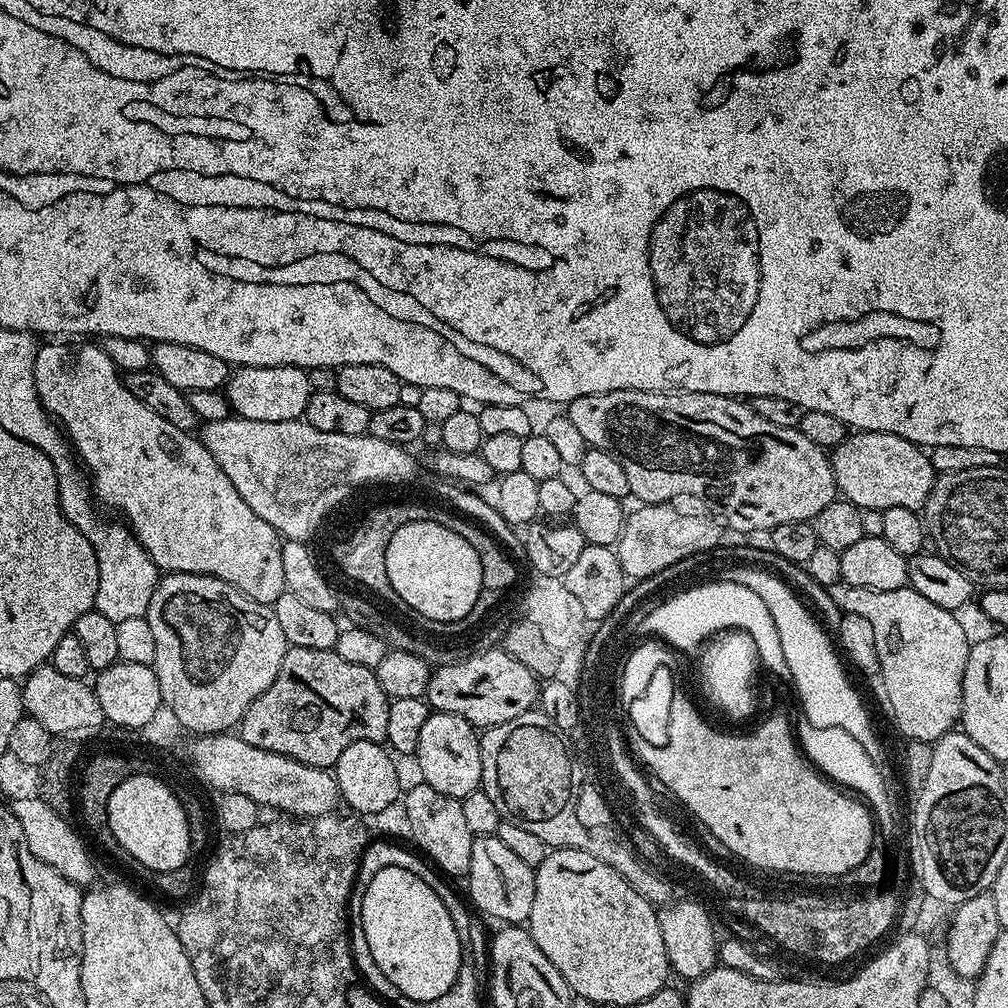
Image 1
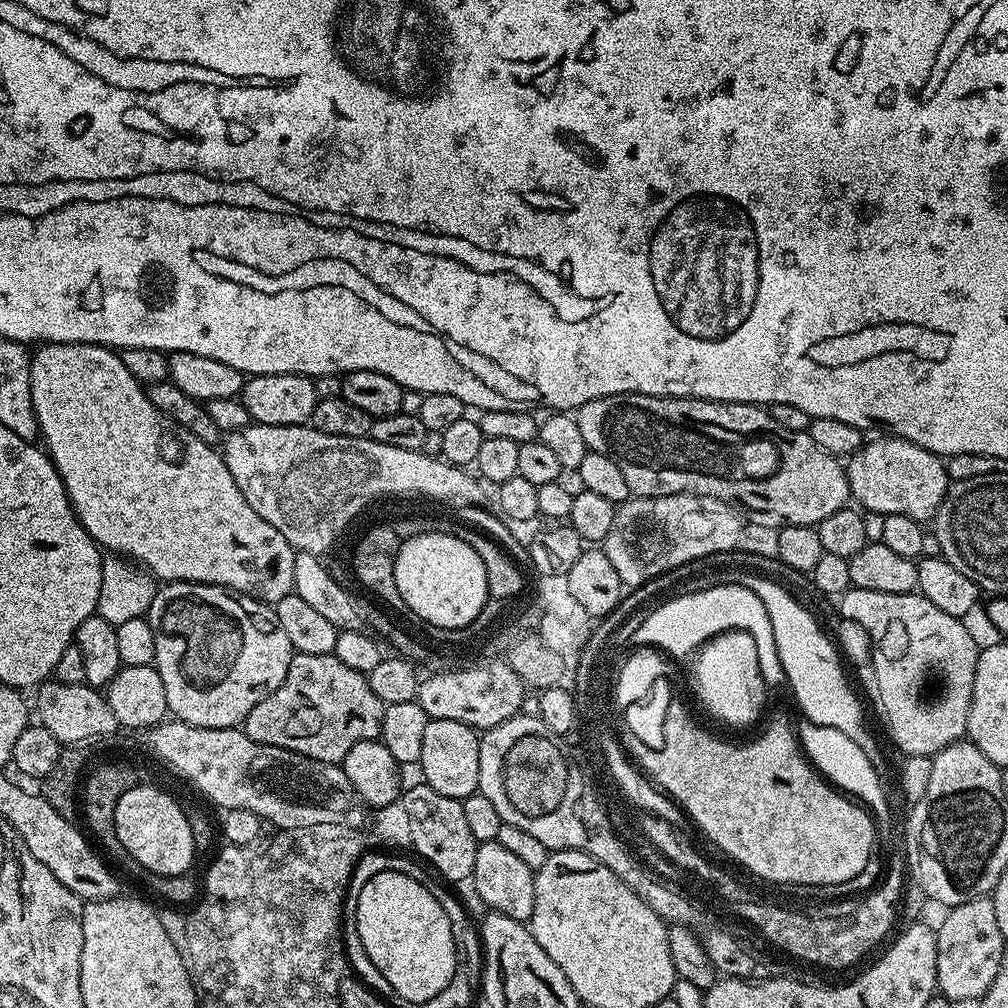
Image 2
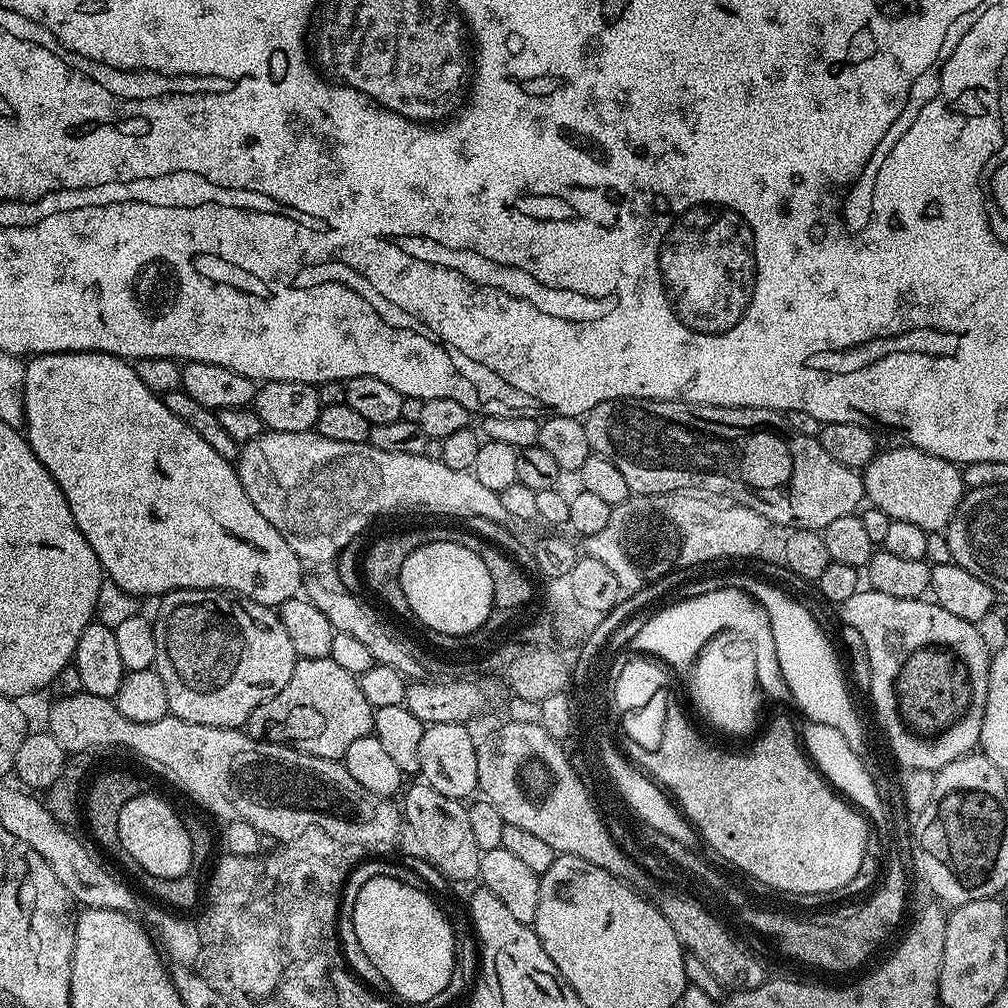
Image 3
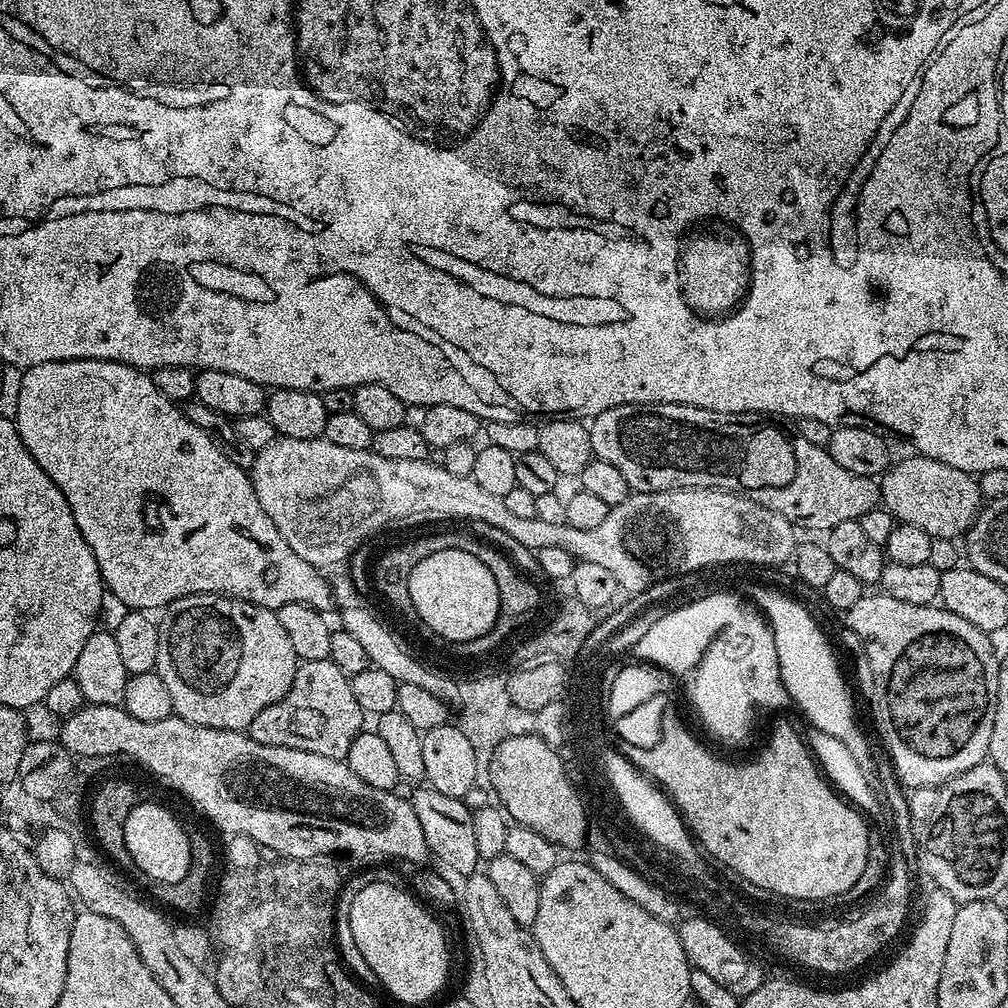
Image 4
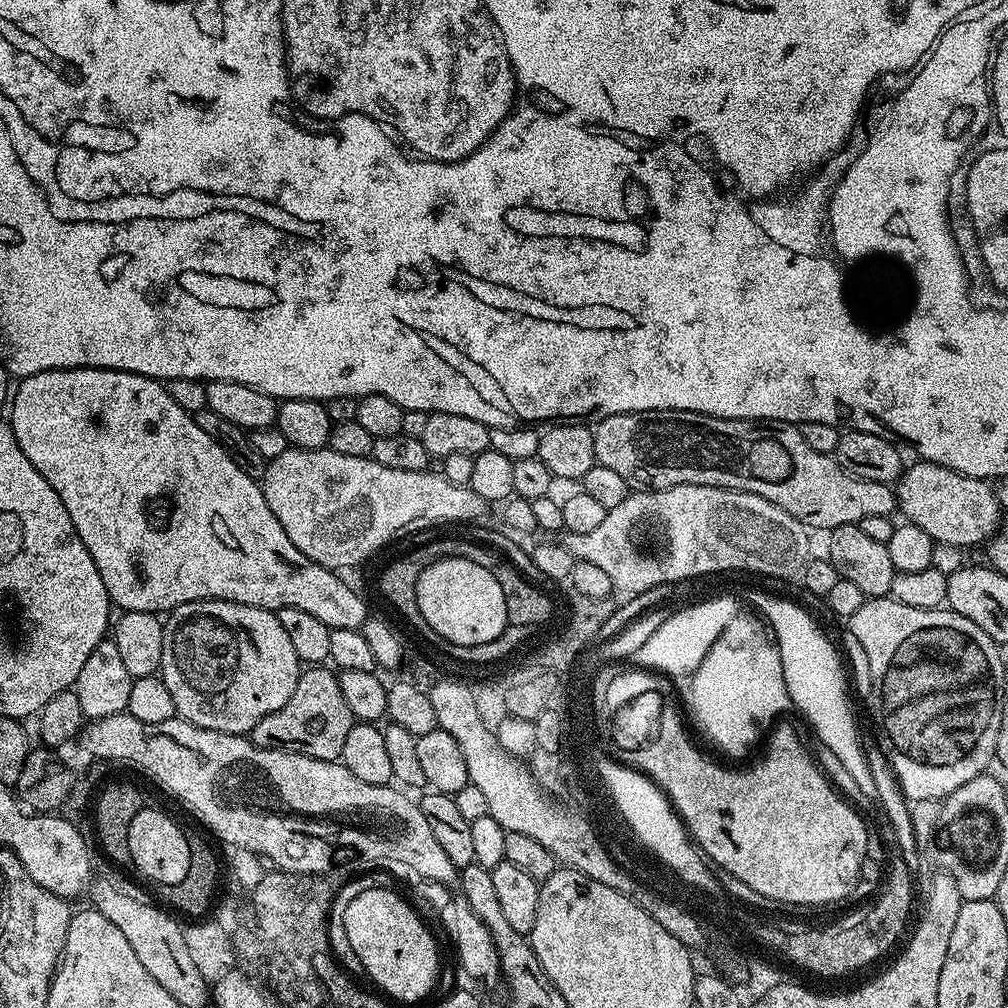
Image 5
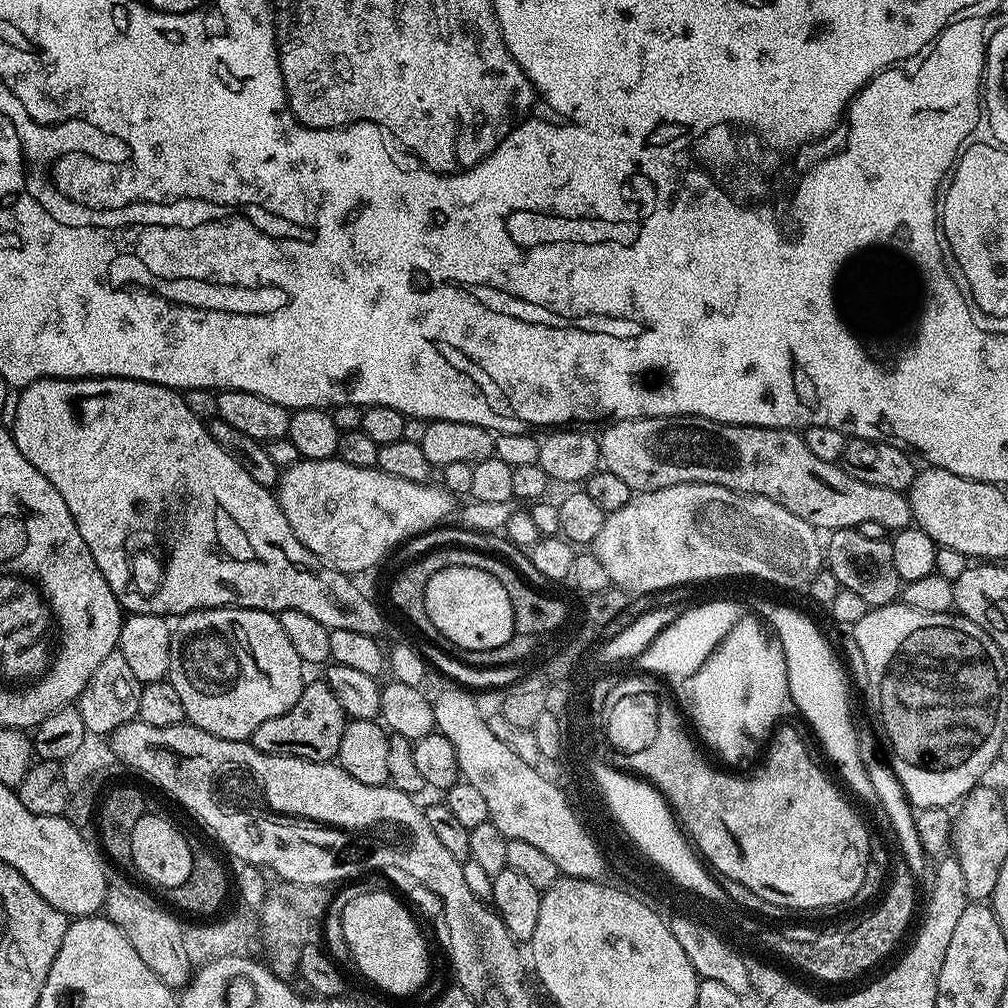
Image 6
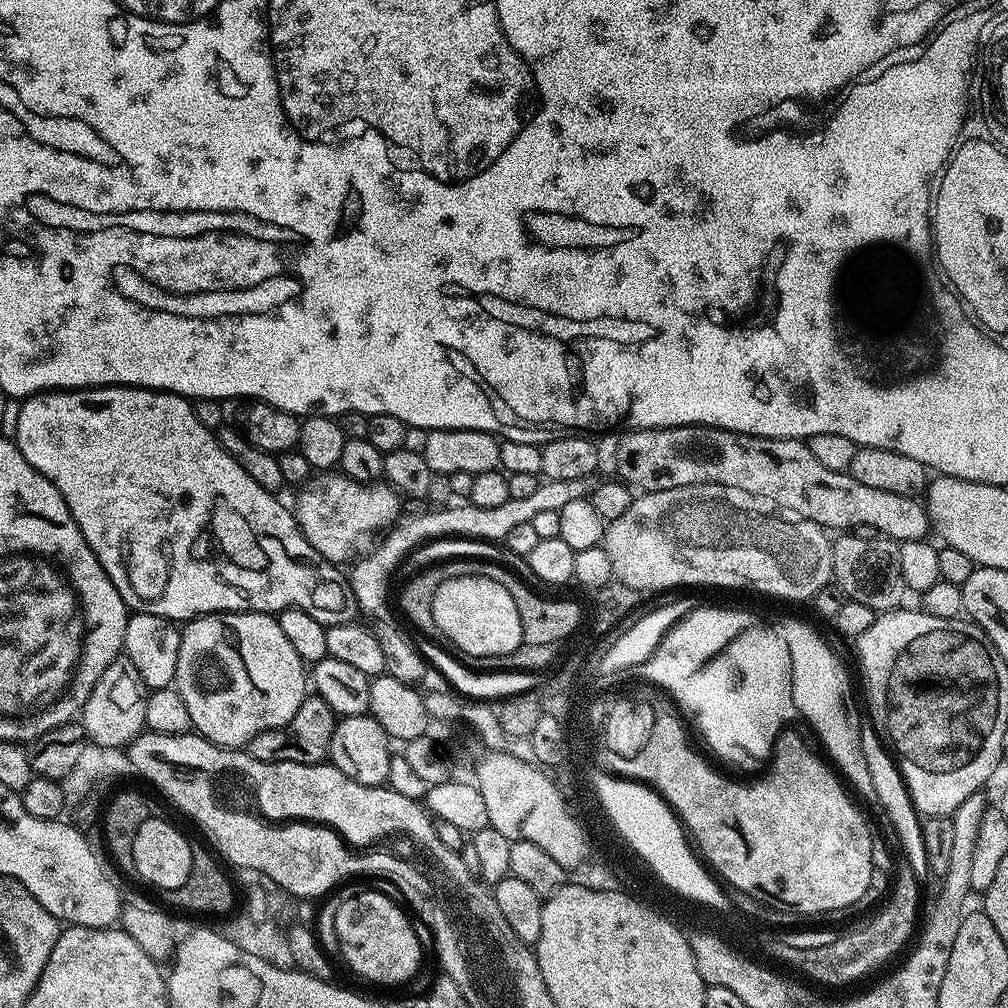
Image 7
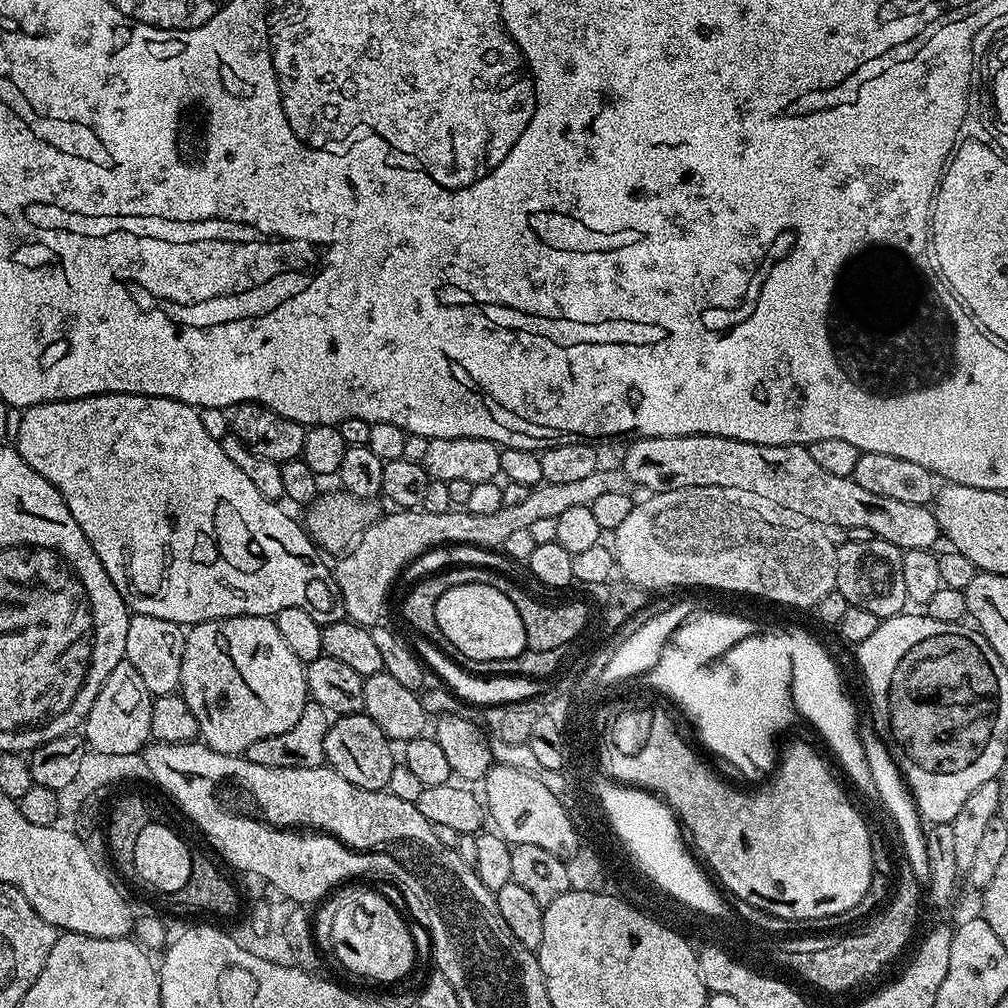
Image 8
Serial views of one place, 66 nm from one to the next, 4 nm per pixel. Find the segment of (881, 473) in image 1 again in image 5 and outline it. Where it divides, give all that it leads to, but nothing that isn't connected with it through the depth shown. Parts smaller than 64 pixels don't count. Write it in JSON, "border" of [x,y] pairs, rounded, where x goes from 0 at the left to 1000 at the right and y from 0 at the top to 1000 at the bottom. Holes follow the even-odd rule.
{"border":[[[920,458],[902,459],[888,481],[891,508],[900,519],[915,522],[929,539],[942,538],[960,546],[963,540],[975,541],[988,531],[993,519],[994,503],[985,481],[979,476],[944,468],[938,462]]]}

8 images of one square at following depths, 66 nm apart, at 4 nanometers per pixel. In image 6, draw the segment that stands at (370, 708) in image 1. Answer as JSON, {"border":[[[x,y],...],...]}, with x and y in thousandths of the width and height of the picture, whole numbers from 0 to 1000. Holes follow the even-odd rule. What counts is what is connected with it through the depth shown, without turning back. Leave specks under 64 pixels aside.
{"border":[[[320,677],[303,678],[300,688],[284,708],[276,712],[268,712],[268,716],[260,716],[256,724],[248,731],[248,736],[260,748],[269,750],[295,750],[301,754],[311,754],[316,758],[334,753],[333,745],[339,740],[339,728],[343,711],[335,692],[331,692],[331,685]]]}

